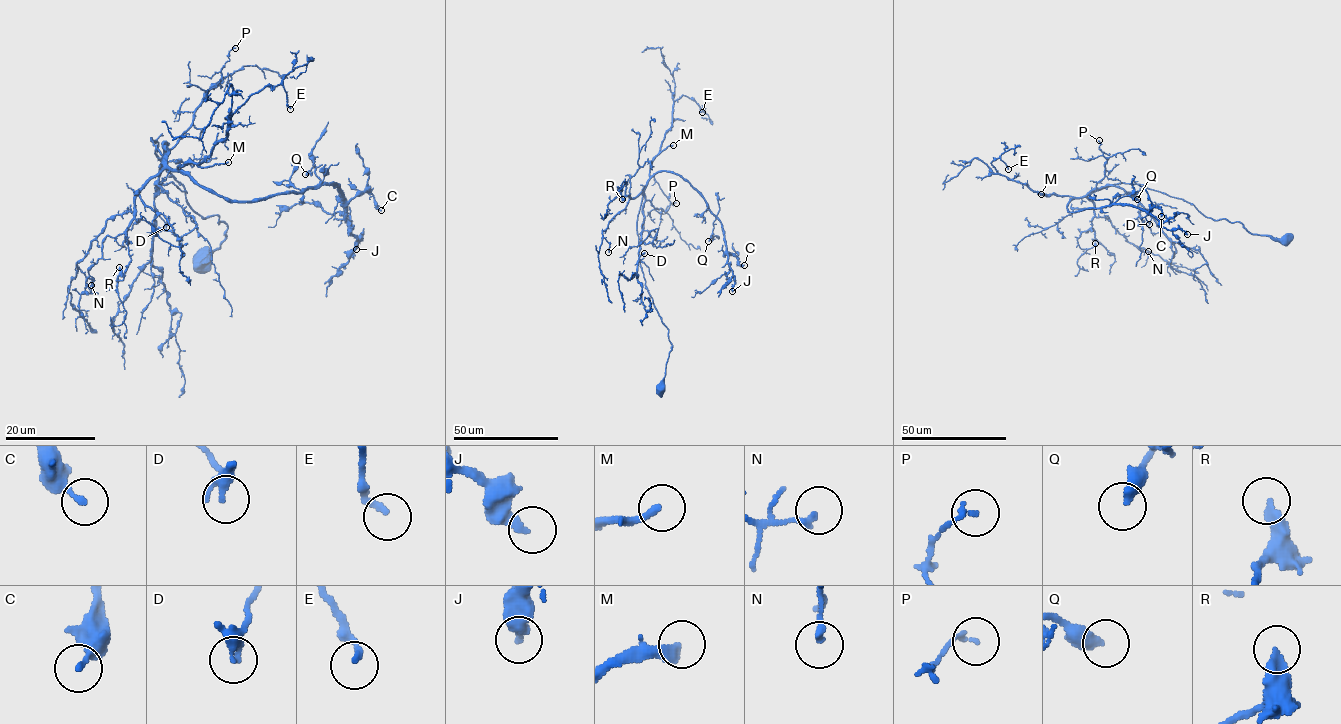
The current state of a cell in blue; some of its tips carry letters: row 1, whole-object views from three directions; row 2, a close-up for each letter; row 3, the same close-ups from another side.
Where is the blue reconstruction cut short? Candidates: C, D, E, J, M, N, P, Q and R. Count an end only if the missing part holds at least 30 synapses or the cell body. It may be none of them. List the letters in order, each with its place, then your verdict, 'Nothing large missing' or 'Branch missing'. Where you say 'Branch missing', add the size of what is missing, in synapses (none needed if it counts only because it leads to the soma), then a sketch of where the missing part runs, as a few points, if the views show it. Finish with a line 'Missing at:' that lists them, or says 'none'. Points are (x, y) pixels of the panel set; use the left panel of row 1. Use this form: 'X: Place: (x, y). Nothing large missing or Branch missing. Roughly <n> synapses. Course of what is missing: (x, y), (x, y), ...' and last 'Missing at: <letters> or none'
C: Place: (381, 210). Nothing large missing
D: Place: (166, 227). Nothing large missing
E: Place: (290, 109). Nothing large missing
J: Place: (356, 249). Nothing large missing
M: Place: (228, 162). Branch missing. Roughly 70 synapses. Course of what is missing: (228, 162), (270, 138), (282, 137), (293, 163), (315, 177), (345, 165), (392, 163), (392, 158)
N: Place: (91, 285). Nothing large missing
P: Place: (235, 48). Nothing large missing
Q: Place: (305, 174). Nothing large missing
R: Place: (119, 267). Nothing large missing
Missing at: M

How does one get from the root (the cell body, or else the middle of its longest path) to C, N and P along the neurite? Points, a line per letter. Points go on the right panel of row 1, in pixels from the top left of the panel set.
C: (1284, 239), (1213, 220), (1141, 184), (1114, 184), (1067, 205), (1070, 212), (1159, 207), (1161, 216)
N: (1284, 239), (1213, 220), (1141, 184), (1119, 183), (1086, 196), (1097, 217), (1148, 251)
P: (1284, 239), (1213, 220), (1141, 184), (1092, 192), (1107, 160), (1099, 140)

